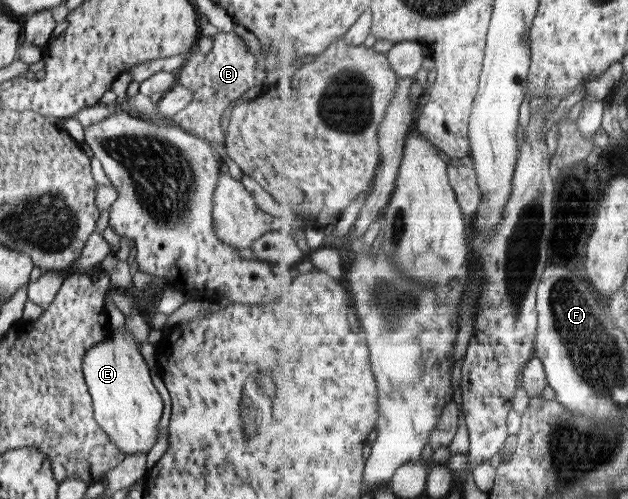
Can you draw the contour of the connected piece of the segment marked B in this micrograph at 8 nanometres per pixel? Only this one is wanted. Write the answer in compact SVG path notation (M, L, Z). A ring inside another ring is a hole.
M234 31L218 33L214 37L213 47L207 55L203 55L197 48L187 57L187 62L177 70L179 86L189 89L194 94L193 100L183 110L173 114L172 123L185 129L209 143L223 143L224 134L221 128L223 111L230 103L241 99L249 89L262 90L266 75L265 70L259 69L258 61L262 58L259 52L246 47L245 41L238 37Z

